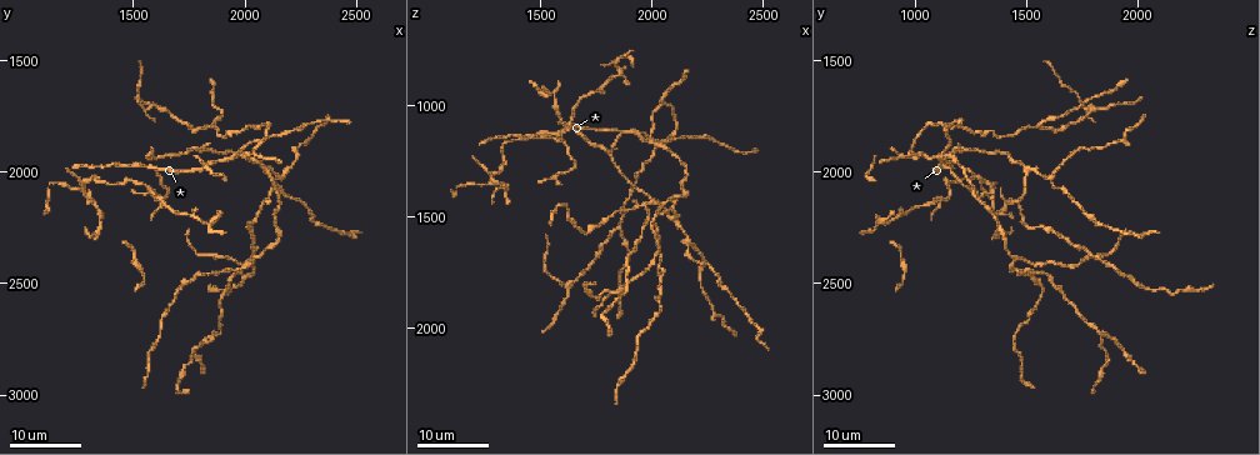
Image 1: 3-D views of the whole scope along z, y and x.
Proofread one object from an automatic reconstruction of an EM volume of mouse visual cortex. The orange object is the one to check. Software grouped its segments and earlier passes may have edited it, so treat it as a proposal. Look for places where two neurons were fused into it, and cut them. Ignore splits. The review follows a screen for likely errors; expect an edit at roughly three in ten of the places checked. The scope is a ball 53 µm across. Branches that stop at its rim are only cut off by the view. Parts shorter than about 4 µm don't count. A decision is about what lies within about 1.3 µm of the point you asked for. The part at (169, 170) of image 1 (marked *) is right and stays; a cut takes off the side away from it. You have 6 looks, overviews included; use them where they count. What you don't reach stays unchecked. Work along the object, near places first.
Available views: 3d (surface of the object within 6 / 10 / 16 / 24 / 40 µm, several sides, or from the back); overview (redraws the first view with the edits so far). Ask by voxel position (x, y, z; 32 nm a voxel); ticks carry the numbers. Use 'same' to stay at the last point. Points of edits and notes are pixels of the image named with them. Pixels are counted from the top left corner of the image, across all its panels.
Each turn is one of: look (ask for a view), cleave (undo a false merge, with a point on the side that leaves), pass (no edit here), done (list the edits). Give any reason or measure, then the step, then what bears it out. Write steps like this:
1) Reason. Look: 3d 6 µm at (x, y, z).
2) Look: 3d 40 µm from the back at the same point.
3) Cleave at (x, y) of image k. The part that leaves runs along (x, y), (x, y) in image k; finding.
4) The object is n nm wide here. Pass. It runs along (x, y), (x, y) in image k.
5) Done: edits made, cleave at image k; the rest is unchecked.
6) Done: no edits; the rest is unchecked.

Side arm on a straight run. Look: 3d 16 µm at (1950, 1930, 1140).

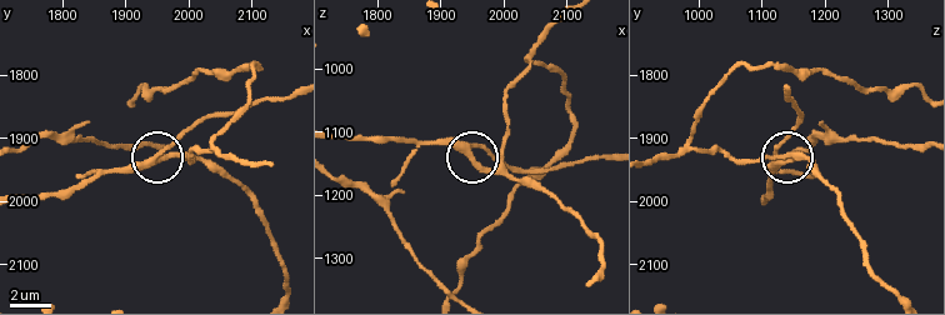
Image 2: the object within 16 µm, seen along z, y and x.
Look: 3d 10 µm at (1940, 1940, 1125).

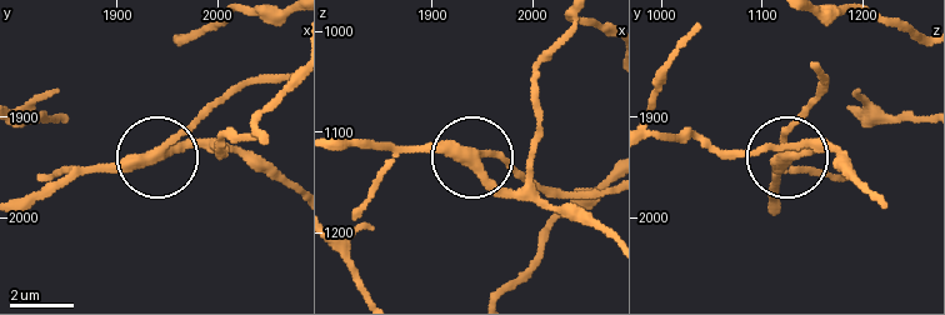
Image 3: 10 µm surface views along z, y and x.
Pass. Continuous, no second neuron.

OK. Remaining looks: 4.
Branch point. Look: 3d 24 µm at (2050, 1910, 990).

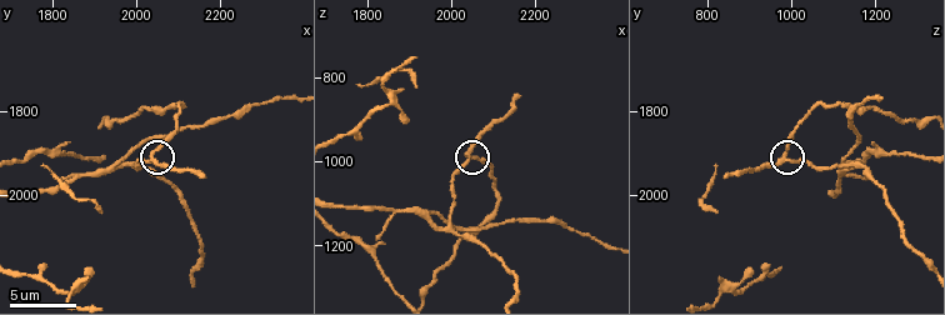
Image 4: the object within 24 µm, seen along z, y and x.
Look: 3d 6 µm at (2040, 1900, 980).

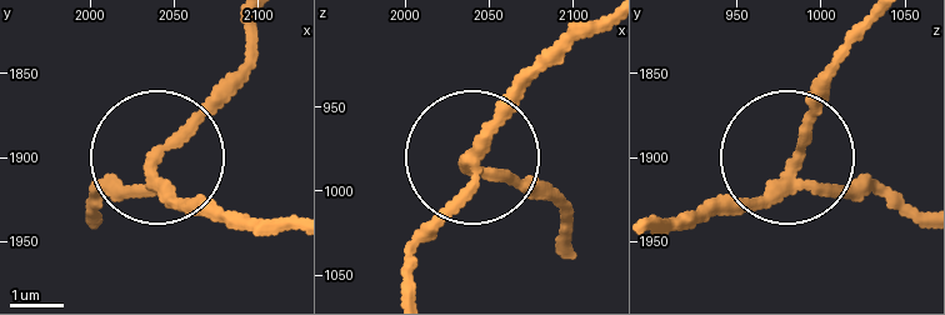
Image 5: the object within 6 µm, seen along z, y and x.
The object is 210 nm wide here. Pass. It runs along (411, 288), (416, 234), (470, 149), (555, 64) in image 5; all the same neuron.

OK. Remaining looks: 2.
Three-way junction. Look: 3d 16 µm at (1630, 2140, 1100).

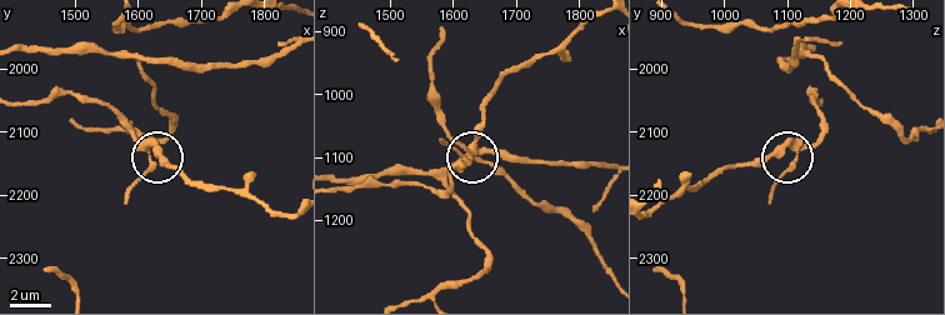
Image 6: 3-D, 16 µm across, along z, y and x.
Closer look. Look: 3d 10 µm at (1625, 2150, 1110).

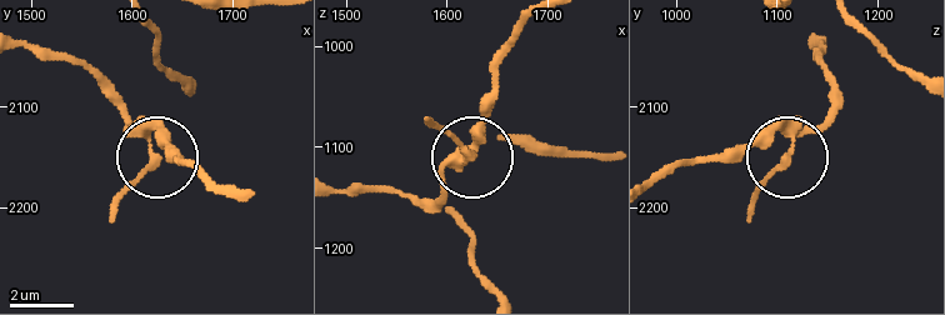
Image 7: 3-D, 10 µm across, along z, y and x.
The object is 220 nm wide here. Pass. It runs along (338, 194), (435, 199), (470, 155), (429, 120) in image 7; continuous, no second neuron.

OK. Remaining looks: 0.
Done: no edits; the rest is unchecked.

